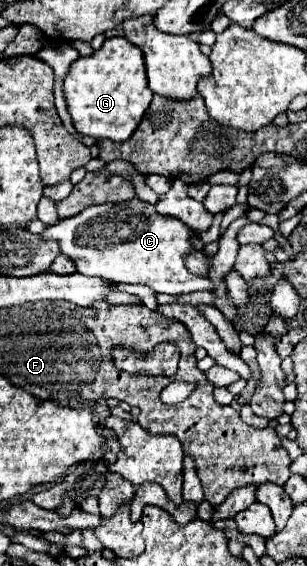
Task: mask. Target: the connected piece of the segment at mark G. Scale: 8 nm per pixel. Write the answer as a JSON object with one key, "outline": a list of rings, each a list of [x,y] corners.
{"outline":[[[107,38],[101,46],[101,50],[93,52],[87,58],[79,58],[71,64],[65,80],[63,80],[63,96],[67,102],[67,110],[71,114],[73,126],[83,136],[93,136],[97,140],[109,138],[113,142],[125,142],[131,138],[135,128],[139,126],[143,112],[151,104],[153,92],[147,86],[145,78],[145,64],[143,64],[143,52],[127,42],[125,38]]]}

